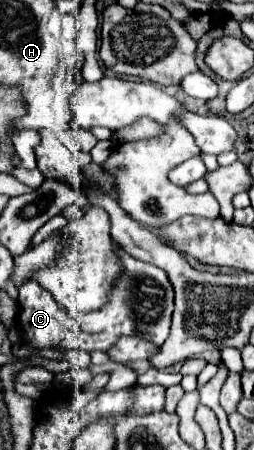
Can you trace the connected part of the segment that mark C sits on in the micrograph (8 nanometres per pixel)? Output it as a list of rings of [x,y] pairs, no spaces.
[[[124,249],[116,251],[122,263],[122,271],[116,275],[108,293],[106,305],[90,311],[78,319],[70,317],[52,295],[36,281],[28,281],[18,287],[18,315],[16,327],[22,341],[34,349],[80,349],[80,351],[108,351],[122,335],[144,335],[156,347],[160,347],[170,331],[170,319],[174,311],[174,291],[168,277],[158,267],[138,261]]]

